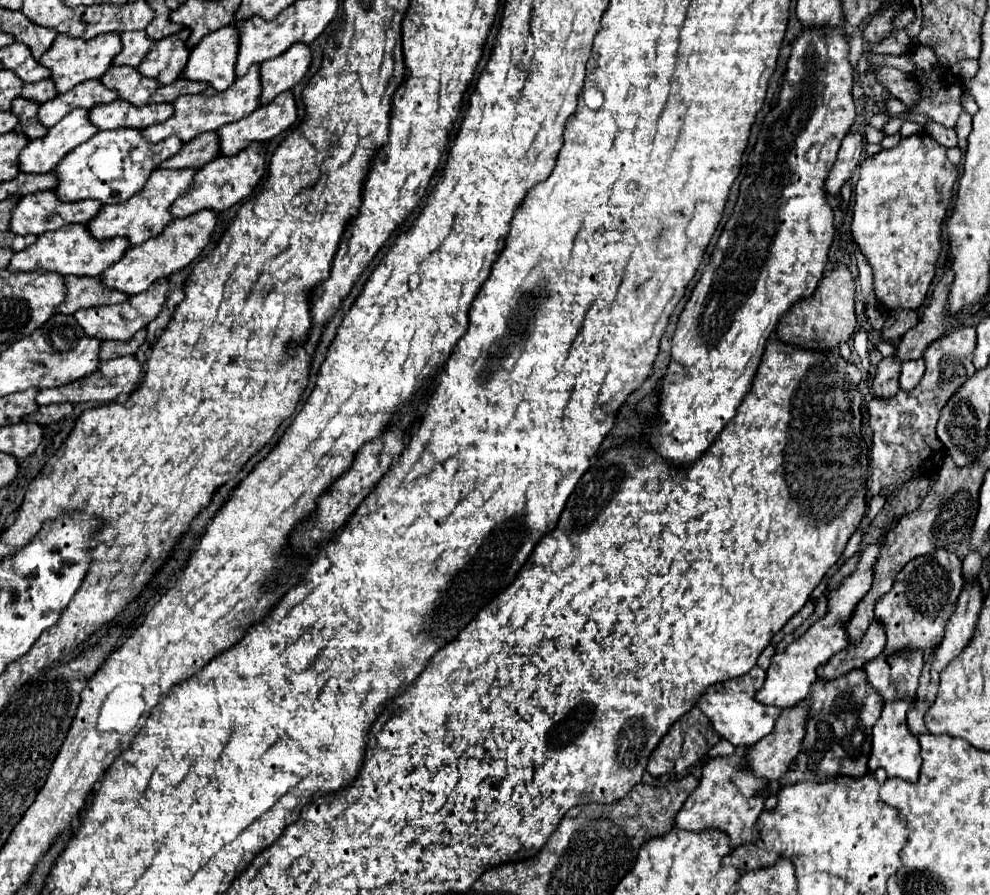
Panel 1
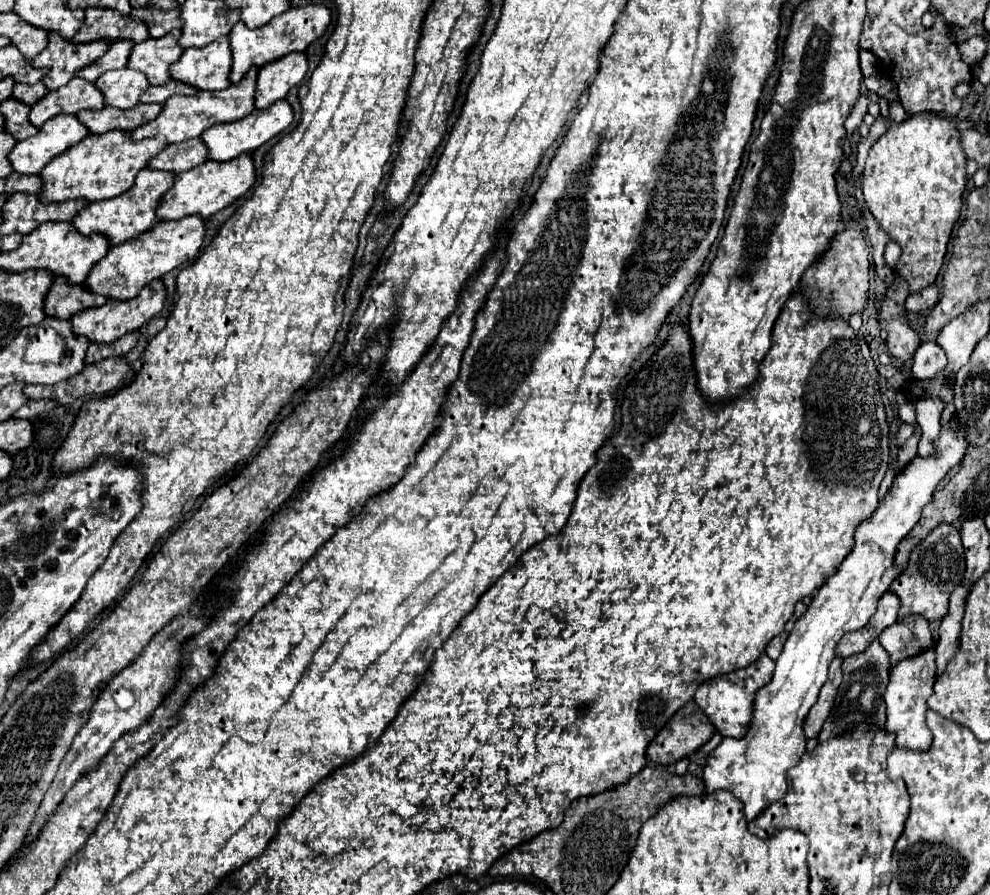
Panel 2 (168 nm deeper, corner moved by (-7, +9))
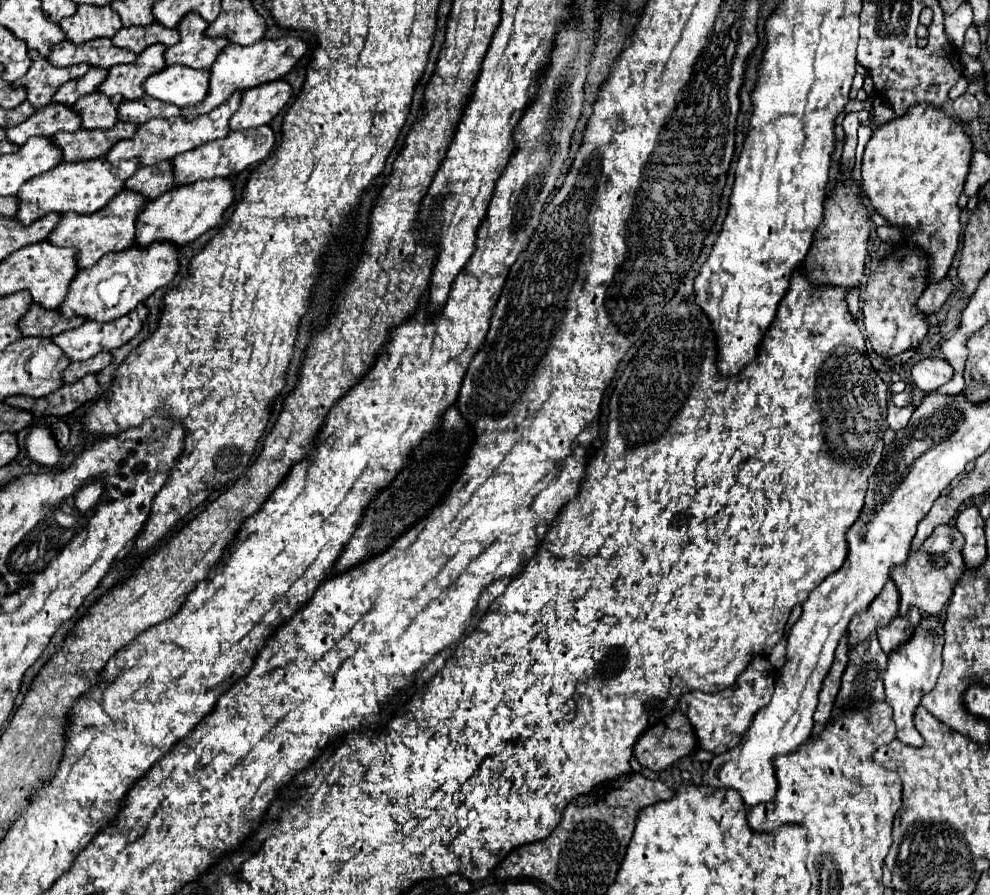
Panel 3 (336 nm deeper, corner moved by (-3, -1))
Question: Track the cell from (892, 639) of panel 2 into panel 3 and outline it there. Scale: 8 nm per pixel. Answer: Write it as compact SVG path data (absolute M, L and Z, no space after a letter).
M895 616L889 622L889 626L877 630L879 644L885 650L885 654L891 654L899 644L909 640L909 636L913 634L913 628L915 628L915 624L911 624L907 616Z

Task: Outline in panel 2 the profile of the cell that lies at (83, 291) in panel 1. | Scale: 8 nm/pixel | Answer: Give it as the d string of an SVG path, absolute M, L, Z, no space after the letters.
M55 278L45 300L45 314L55 318L71 318L75 312L91 306L101 306L107 300L109 298L93 294L85 286L69 286L65 278Z

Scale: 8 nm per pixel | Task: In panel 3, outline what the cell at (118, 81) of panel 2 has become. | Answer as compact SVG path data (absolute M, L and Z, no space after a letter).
M91 92L73 104L73 110L81 116L83 130L111 128L117 122L117 106L101 92Z

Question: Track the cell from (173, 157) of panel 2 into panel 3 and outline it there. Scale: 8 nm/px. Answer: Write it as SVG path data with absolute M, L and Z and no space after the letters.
M163 162L163 164L157 164L157 166L141 166L125 182L125 190L133 190L137 194L143 194L147 200L157 198L171 188L173 188L171 162Z

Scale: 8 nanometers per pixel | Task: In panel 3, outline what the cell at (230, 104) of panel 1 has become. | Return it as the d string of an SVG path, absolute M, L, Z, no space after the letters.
M235 92L233 96L229 96L229 100L225 100L225 104L221 104L219 108L211 110L205 116L195 118L193 122L187 122L183 116L169 118L169 120L149 120L137 128L133 138L113 144L113 148L107 152L105 160L111 164L119 164L119 160L137 158L143 166L153 166L163 160L173 160L177 154L183 154L201 144L225 138L229 134L229 116L239 108L239 104L241 104L241 94Z

